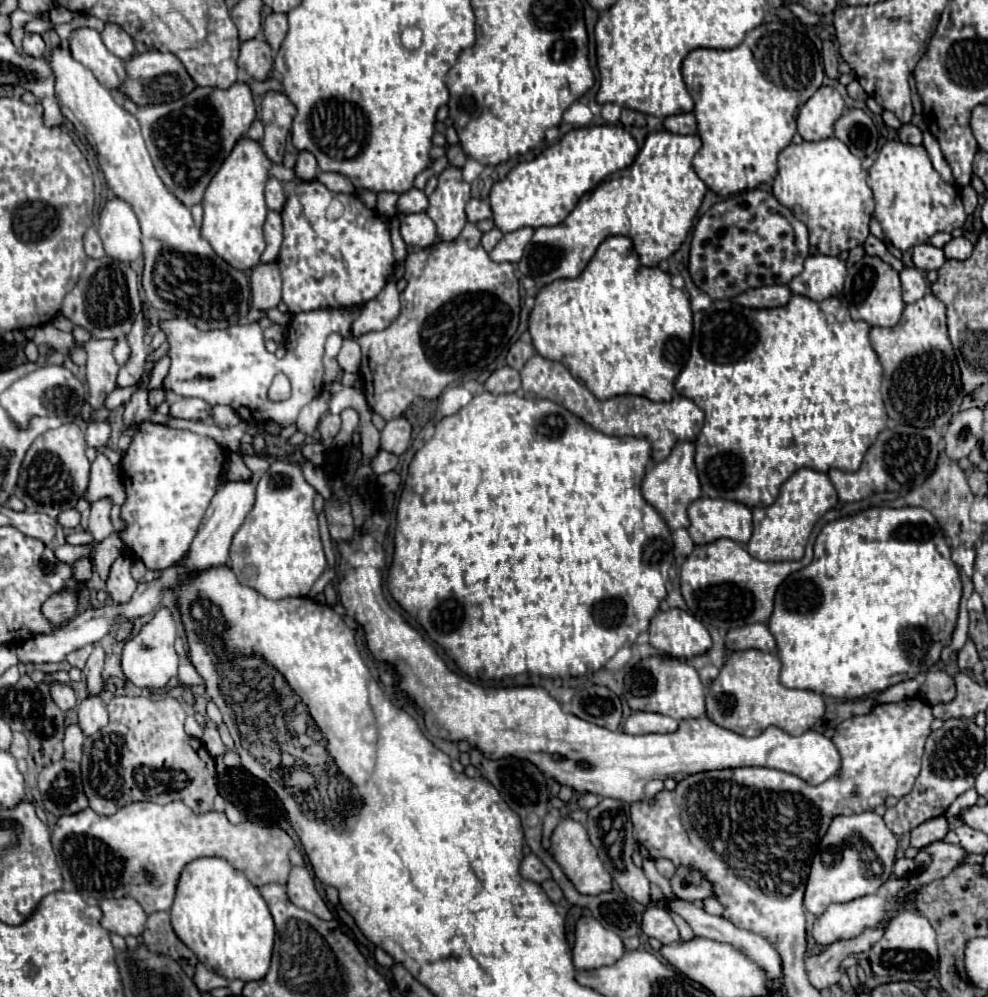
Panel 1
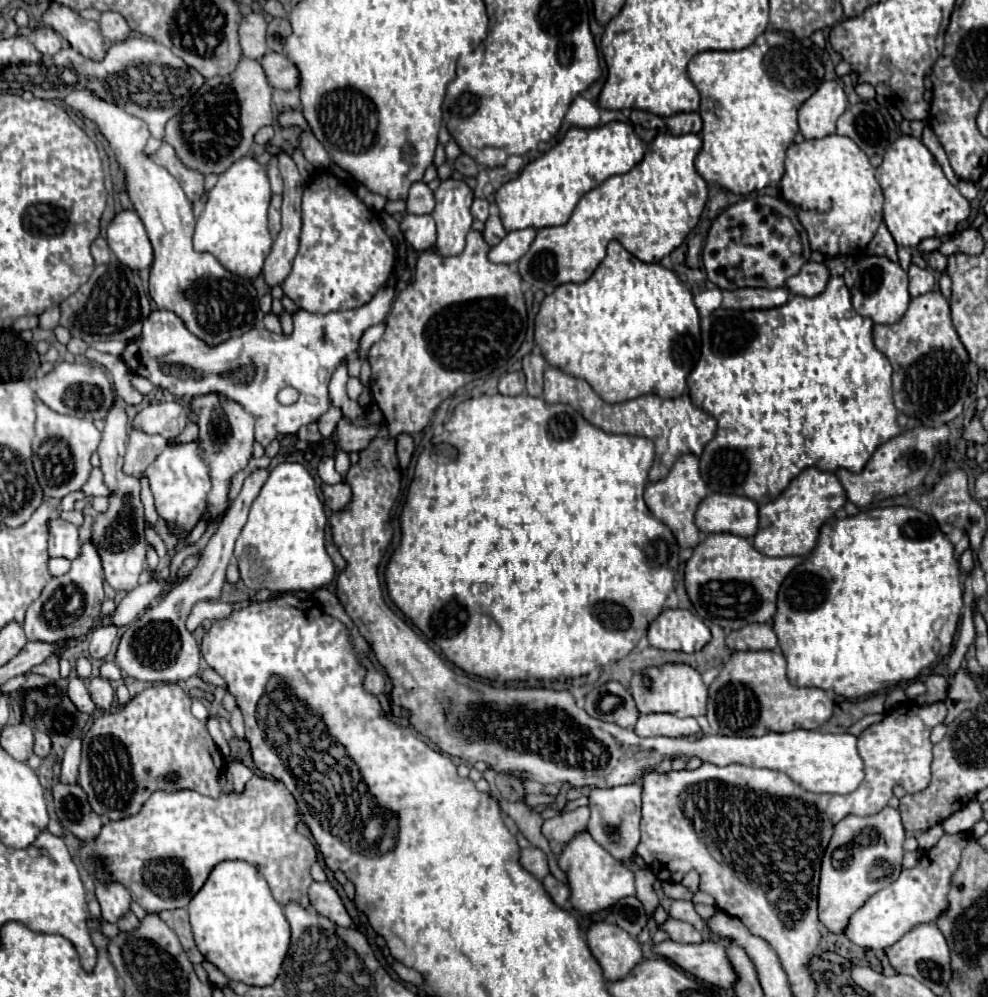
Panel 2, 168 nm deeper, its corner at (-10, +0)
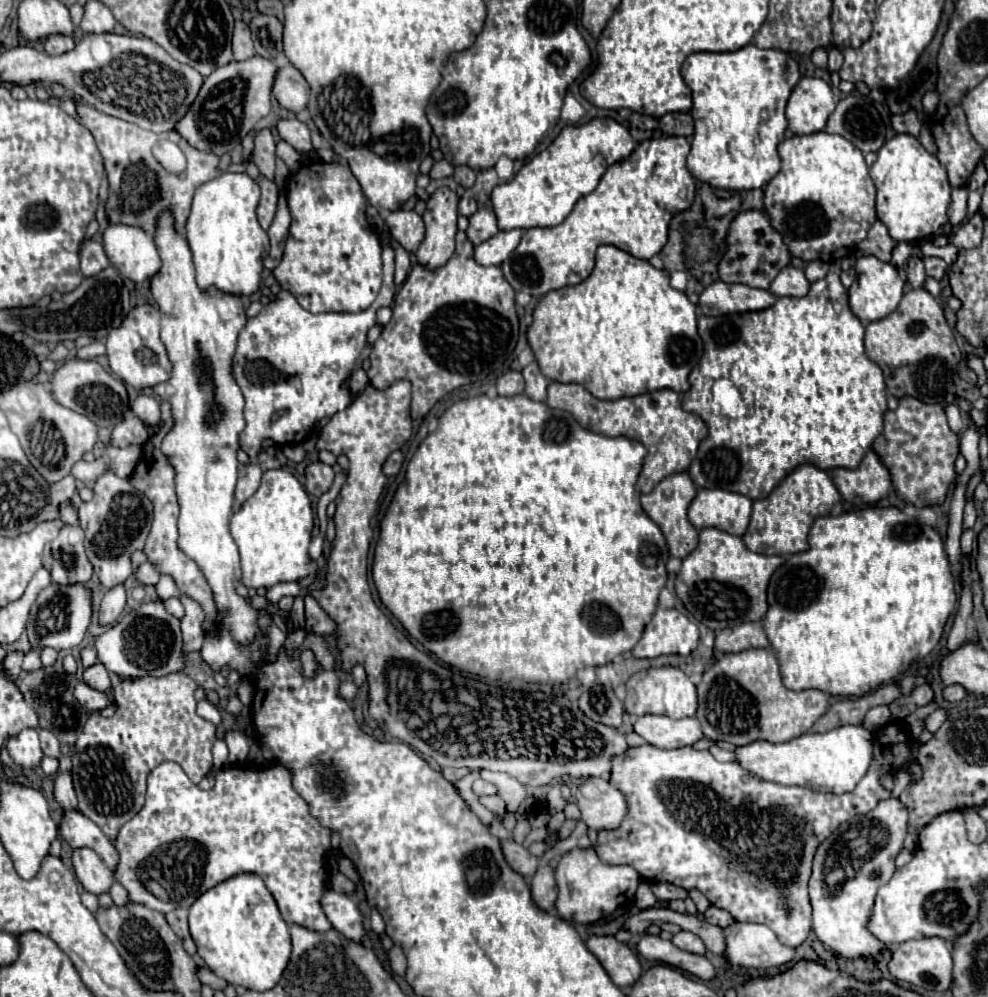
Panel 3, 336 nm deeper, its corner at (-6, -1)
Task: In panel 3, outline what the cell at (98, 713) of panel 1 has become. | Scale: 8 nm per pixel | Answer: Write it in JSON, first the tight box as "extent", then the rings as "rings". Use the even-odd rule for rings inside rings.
{"extent":[84,662,110,692],"rings":[[[100,662],[84,670],[84,682],[86,682],[90,688],[98,690],[98,692],[110,690],[110,676],[108,676],[106,668],[104,668]]]}

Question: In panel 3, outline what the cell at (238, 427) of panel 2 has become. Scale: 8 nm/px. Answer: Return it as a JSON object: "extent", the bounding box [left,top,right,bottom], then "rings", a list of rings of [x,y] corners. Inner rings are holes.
{"extent":[150,210,258,642],"rings":[[[162,210],[156,220],[156,232],[154,242],[158,248],[158,254],[162,258],[162,268],[150,278],[150,290],[152,298],[160,308],[162,314],[162,342],[166,344],[170,362],[174,366],[172,378],[168,382],[156,384],[152,387],[154,394],[158,394],[162,400],[168,400],[172,404],[174,412],[174,428],[168,432],[168,436],[162,442],[164,454],[170,458],[170,464],[176,470],[176,494],[180,504],[180,518],[178,518],[178,546],[184,554],[188,554],[204,572],[214,598],[216,608],[226,610],[222,624],[232,630],[232,636],[238,642],[250,642],[258,632],[258,612],[244,602],[242,596],[236,594],[236,584],[240,582],[240,558],[238,558],[238,546],[234,544],[230,536],[230,516],[232,516],[232,502],[234,502],[234,488],[238,478],[238,450],[240,450],[240,434],[246,426],[242,410],[244,410],[244,398],[236,382],[232,380],[232,356],[236,348],[236,338],[240,330],[246,326],[248,316],[246,308],[242,304],[242,298],[236,294],[228,294],[218,290],[216,286],[210,286],[202,290],[196,284],[194,278],[194,264],[192,264],[192,252],[188,246],[188,240],[184,232],[174,228],[174,216],[170,210]]]}

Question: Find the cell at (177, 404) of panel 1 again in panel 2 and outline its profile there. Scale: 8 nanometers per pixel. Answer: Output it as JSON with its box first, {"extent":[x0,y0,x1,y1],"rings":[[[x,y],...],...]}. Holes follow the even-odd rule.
{"extent":[132,403,188,439],"rings":[[[158,403],[158,405],[146,405],[136,413],[132,419],[132,429],[138,429],[148,435],[162,435],[166,439],[172,439],[180,435],[180,431],[186,427],[188,411],[180,403]]]}

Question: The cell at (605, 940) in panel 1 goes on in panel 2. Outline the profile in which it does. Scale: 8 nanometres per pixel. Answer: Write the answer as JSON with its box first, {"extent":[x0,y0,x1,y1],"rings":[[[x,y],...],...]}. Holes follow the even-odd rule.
{"extent":[586,921,642,981],"rings":[[[606,921],[594,923],[588,929],[586,939],[608,981],[624,979],[642,961],[640,943],[618,925]]]}

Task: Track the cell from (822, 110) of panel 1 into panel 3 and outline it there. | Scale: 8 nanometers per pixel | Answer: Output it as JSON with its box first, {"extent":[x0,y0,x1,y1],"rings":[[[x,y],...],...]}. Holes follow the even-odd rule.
{"extent":[786,76,836,134],"rings":[[[804,76],[786,106],[788,128],[794,134],[814,134],[826,128],[830,114],[836,108],[836,98],[828,82]]]}

